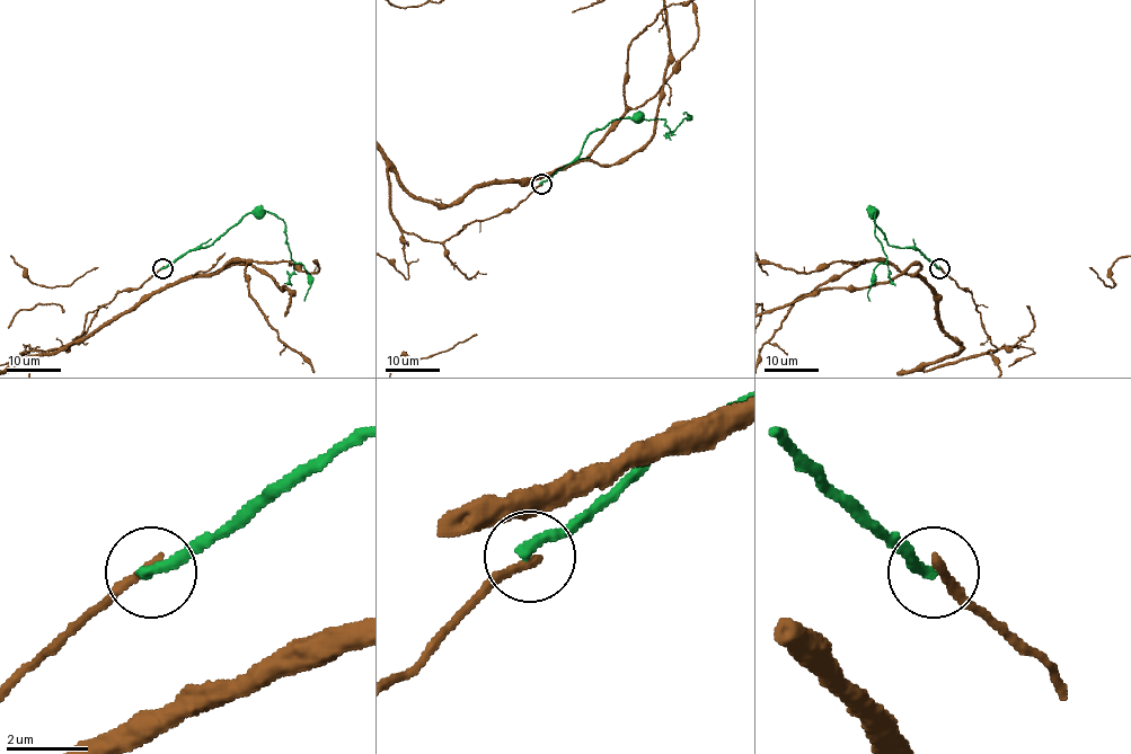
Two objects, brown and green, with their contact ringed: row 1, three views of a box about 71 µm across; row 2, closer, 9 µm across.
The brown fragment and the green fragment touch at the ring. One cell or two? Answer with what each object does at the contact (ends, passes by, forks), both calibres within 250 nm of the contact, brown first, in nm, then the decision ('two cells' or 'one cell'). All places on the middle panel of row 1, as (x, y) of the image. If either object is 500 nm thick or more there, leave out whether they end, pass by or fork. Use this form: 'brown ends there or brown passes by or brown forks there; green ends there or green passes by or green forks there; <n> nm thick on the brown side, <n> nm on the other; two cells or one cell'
brown ends there; green ends there; 240 nm thick on the brown side, 300 nm on the other; two cells

